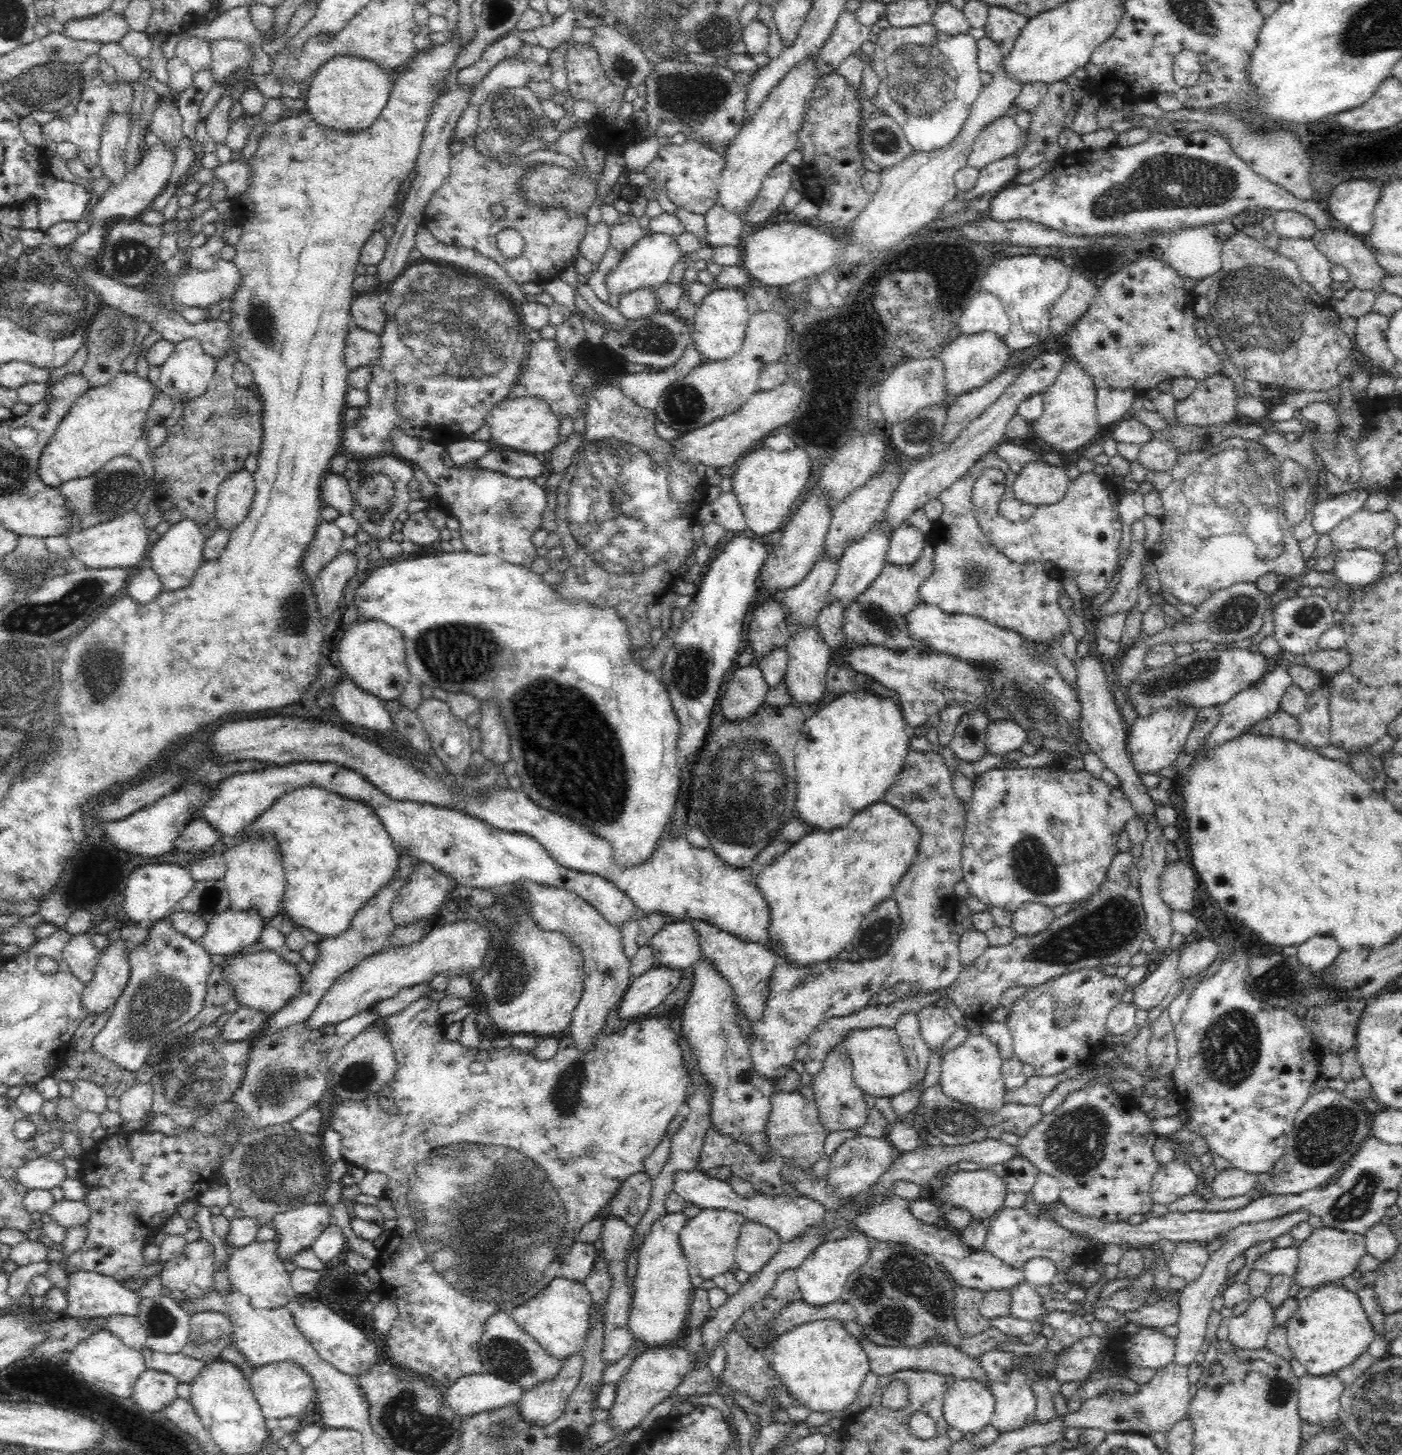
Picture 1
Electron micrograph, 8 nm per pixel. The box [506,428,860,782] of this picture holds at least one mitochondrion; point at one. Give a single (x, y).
(602, 500)

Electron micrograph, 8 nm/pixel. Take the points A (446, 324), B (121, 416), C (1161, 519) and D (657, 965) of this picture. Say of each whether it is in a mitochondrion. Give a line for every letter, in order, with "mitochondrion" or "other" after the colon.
A: mitochondrion
B: other
C: other
D: other

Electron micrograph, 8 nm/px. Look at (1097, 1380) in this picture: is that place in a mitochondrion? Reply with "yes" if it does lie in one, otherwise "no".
no

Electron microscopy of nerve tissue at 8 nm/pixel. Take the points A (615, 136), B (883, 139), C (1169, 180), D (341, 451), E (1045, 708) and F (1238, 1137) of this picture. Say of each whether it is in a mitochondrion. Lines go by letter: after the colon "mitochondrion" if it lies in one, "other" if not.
A: other
B: mitochondrion
C: mitochondrion
D: other
E: mitochondrion
F: other

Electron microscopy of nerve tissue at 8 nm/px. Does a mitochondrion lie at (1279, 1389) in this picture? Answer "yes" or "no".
yes

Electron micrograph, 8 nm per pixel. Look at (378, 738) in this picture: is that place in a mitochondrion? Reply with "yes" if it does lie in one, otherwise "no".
no

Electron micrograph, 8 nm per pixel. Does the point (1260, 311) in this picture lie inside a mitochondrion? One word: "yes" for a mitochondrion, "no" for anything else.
yes

